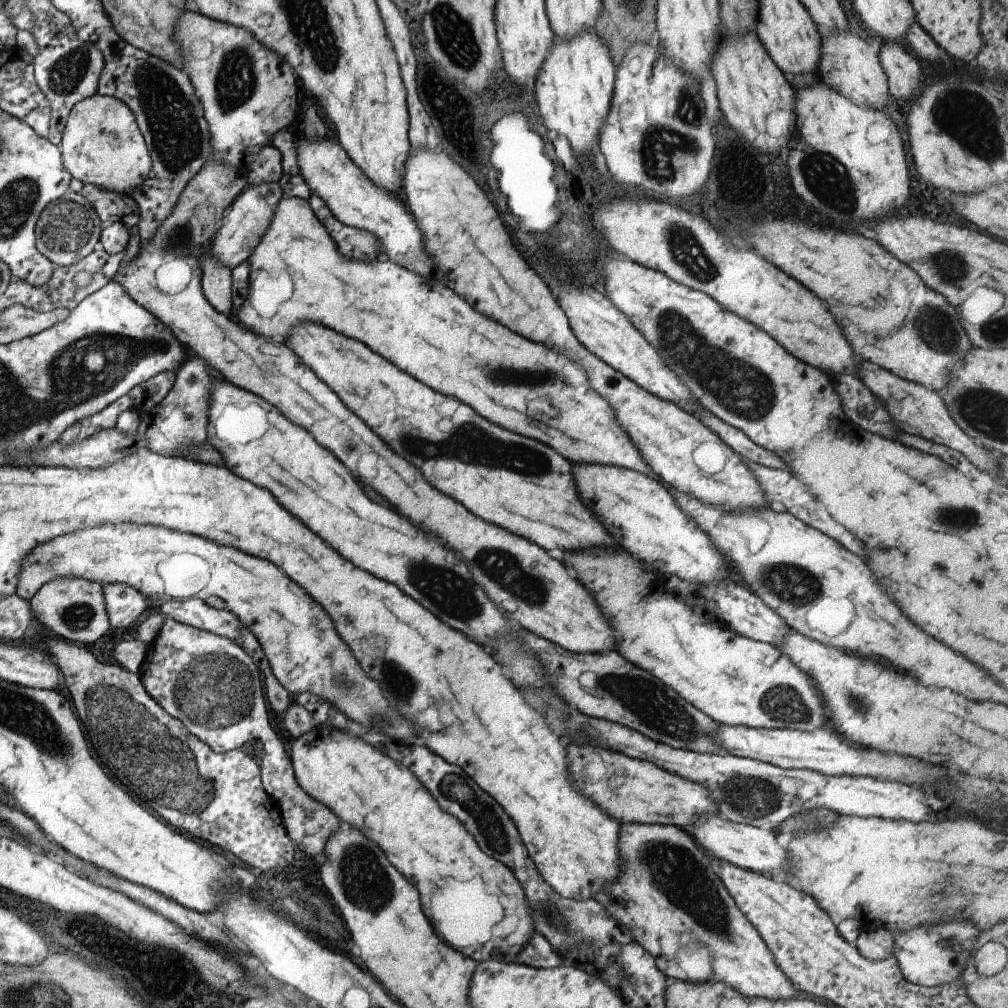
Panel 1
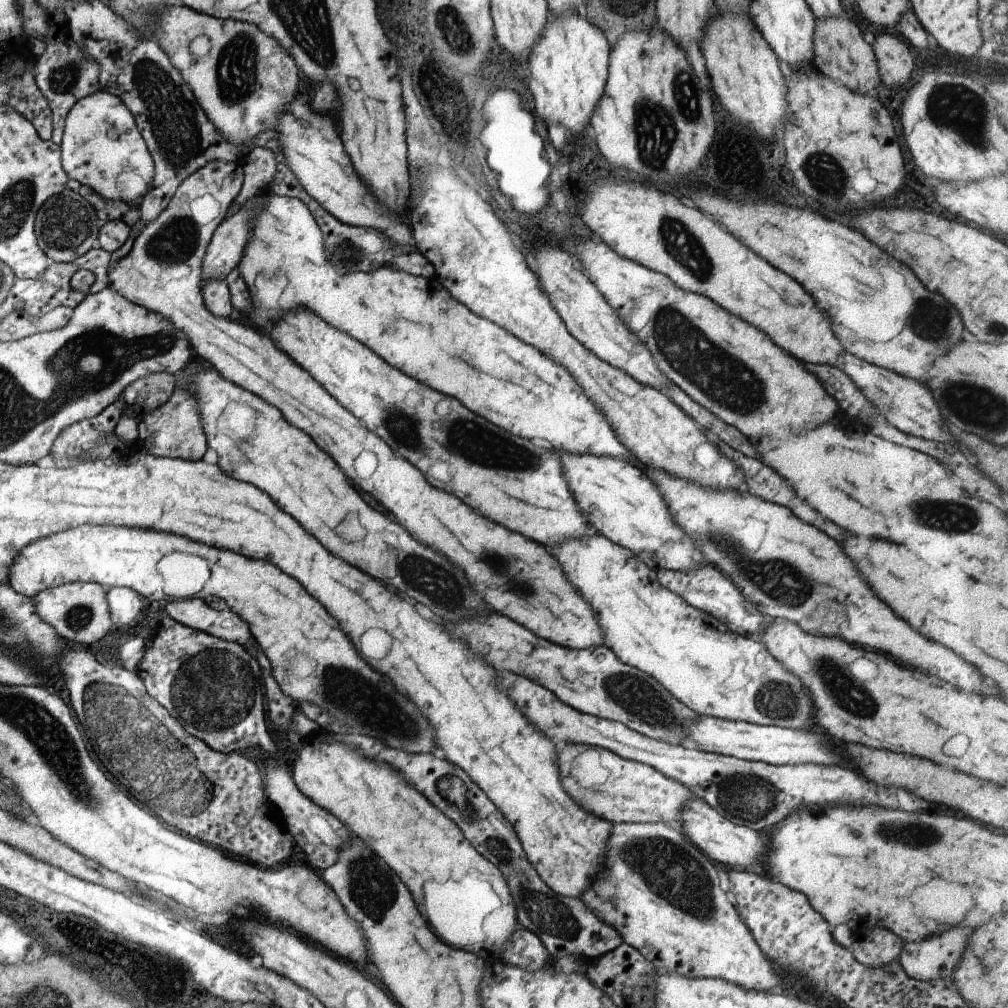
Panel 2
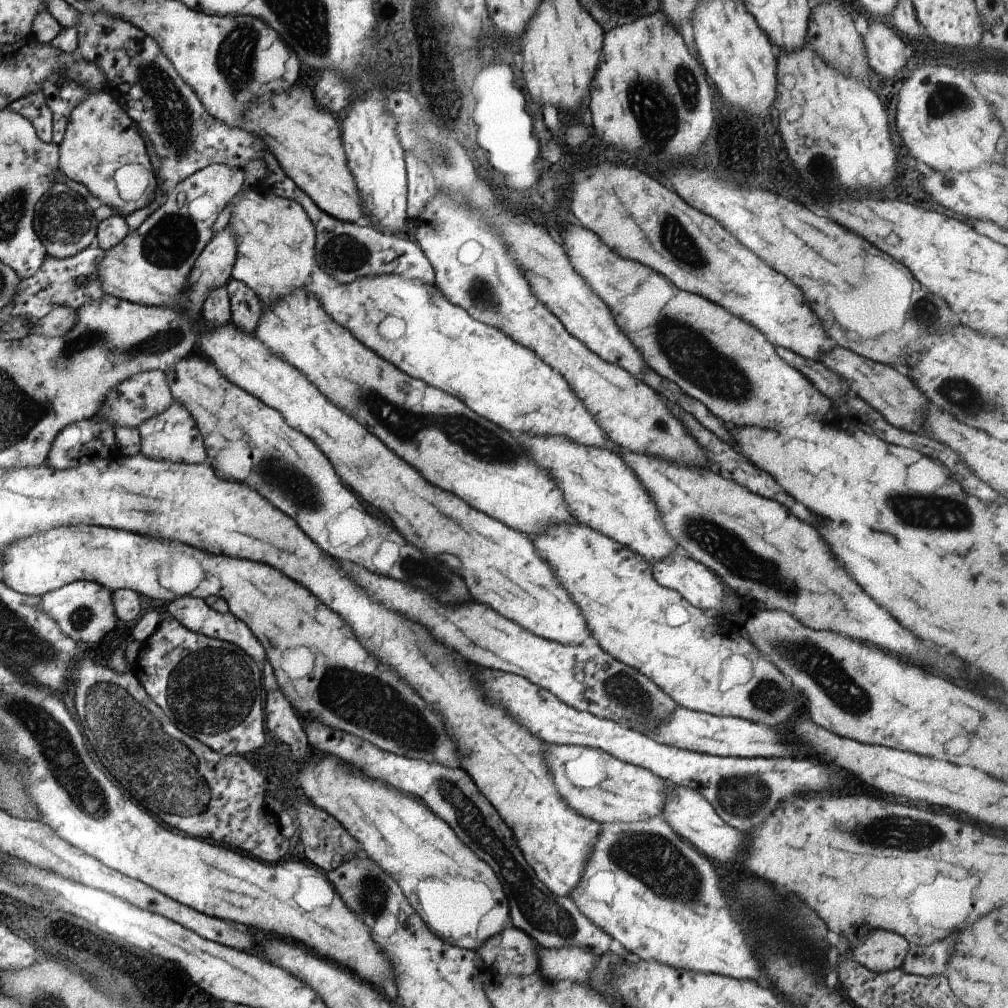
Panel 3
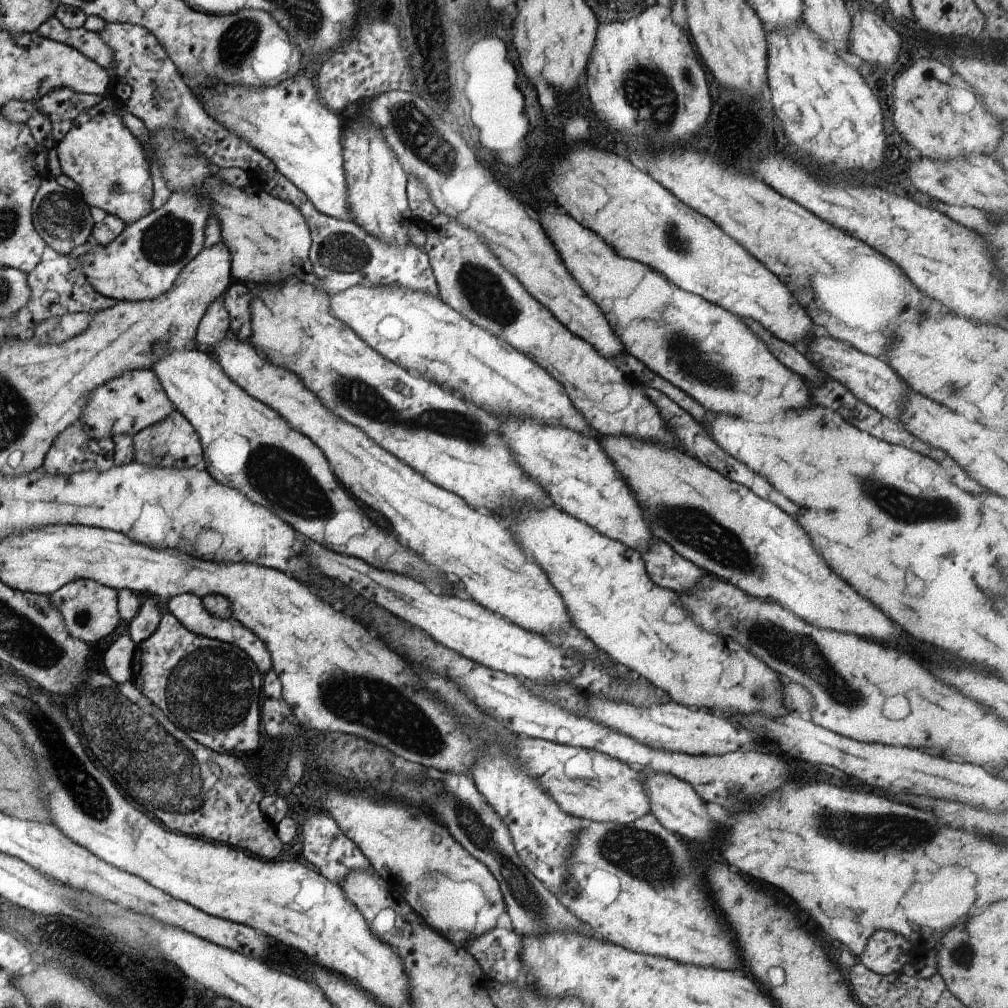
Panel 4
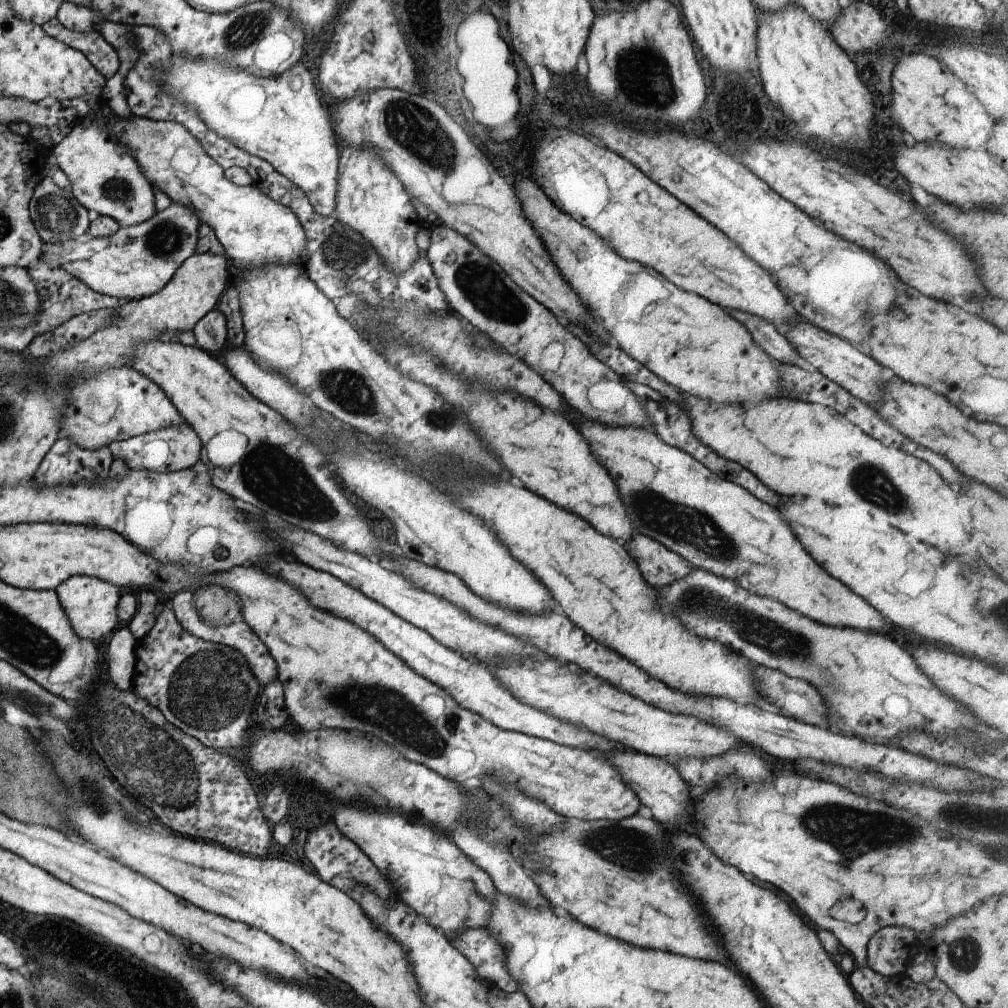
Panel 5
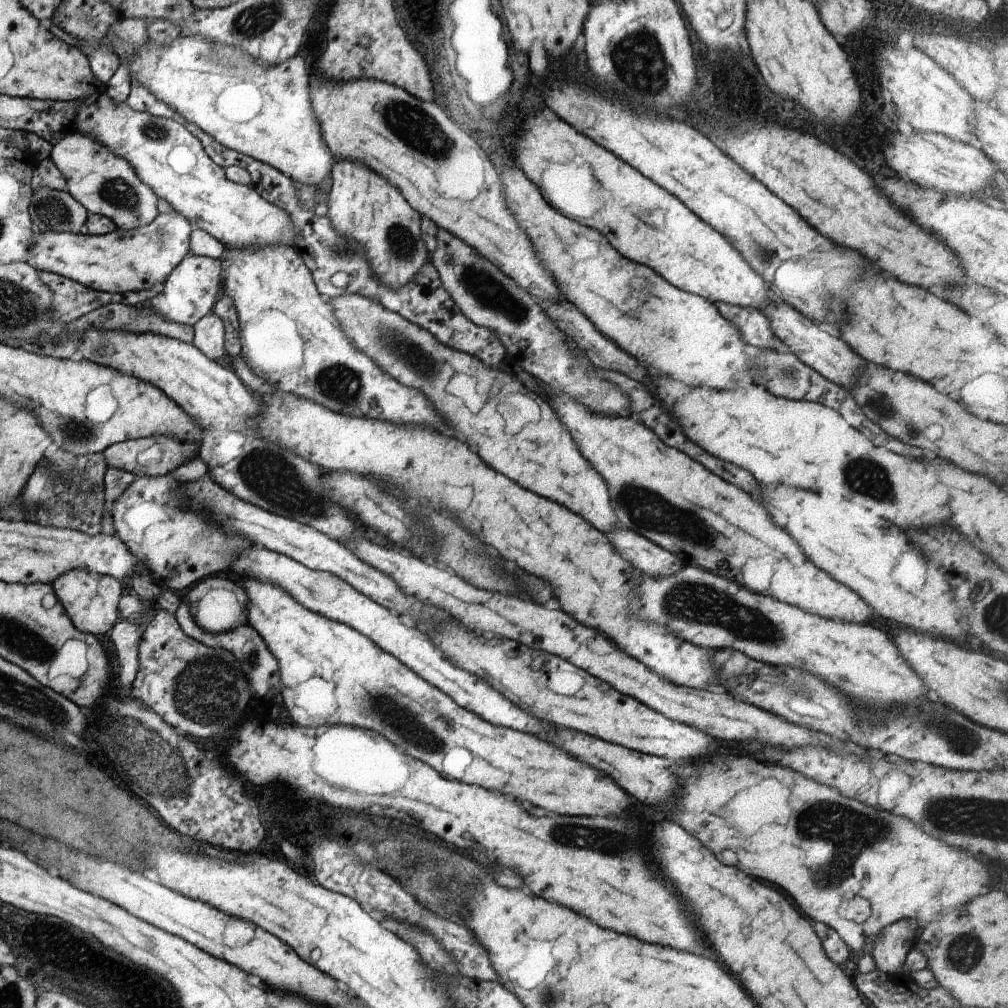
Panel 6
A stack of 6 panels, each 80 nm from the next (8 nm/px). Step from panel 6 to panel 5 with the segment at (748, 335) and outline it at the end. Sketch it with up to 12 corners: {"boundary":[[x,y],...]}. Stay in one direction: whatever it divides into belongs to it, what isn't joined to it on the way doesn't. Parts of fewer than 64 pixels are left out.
{"boundary":[[728,310],[771,358],[809,368],[796,348],[760,316]]}

